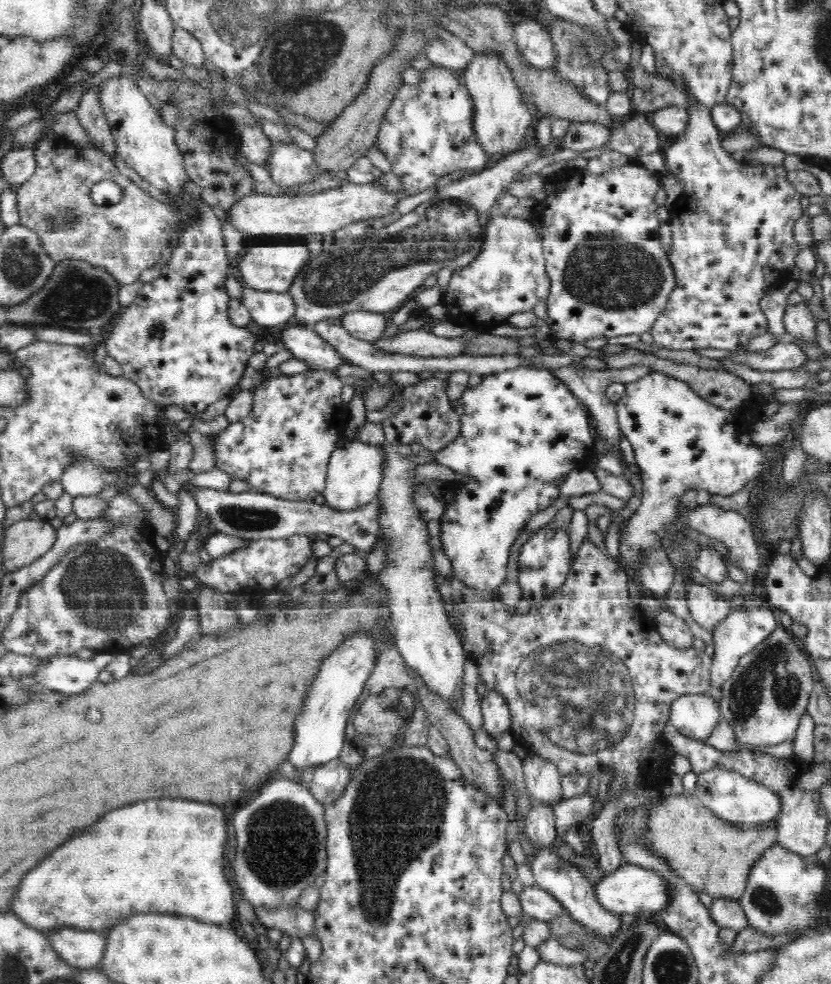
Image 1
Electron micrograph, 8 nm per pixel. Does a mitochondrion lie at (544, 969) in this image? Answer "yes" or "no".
no

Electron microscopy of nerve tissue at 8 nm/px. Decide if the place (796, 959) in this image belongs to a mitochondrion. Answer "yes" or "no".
no

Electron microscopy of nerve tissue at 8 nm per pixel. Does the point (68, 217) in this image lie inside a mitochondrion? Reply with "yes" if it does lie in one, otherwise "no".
yes

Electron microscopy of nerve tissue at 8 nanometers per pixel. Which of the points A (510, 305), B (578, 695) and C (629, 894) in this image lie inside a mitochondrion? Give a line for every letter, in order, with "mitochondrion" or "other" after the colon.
A: other
B: mitochondrion
C: other

